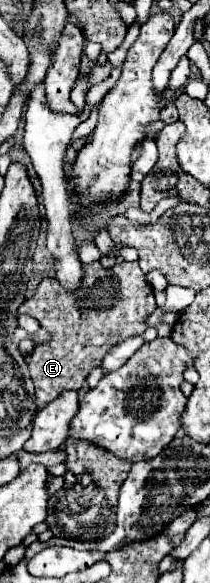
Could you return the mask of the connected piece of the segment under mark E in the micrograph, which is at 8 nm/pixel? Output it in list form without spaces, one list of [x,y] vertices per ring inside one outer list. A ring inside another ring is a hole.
[[[100,261],[84,265],[80,289],[62,289],[58,279],[44,279],[34,297],[30,297],[18,313],[28,313],[40,321],[50,333],[50,341],[42,343],[28,357],[30,379],[36,387],[36,409],[46,407],[64,389],[80,389],[92,367],[102,363],[104,353],[132,335],[146,331],[146,319],[156,311],[154,291],[146,281],[146,273],[132,263],[116,263],[112,269],[102,267]],[[84,323],[84,331],[80,327]]]

